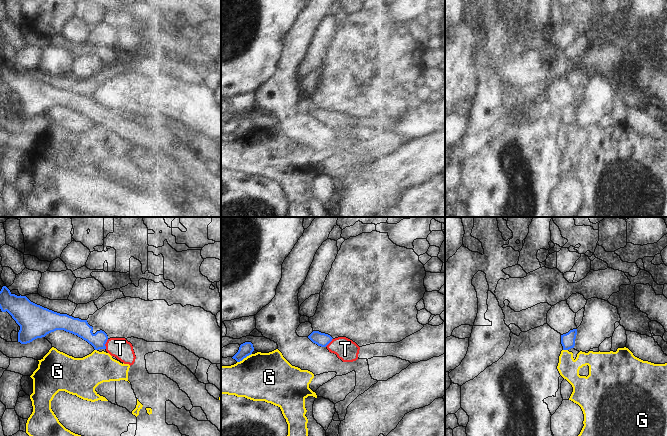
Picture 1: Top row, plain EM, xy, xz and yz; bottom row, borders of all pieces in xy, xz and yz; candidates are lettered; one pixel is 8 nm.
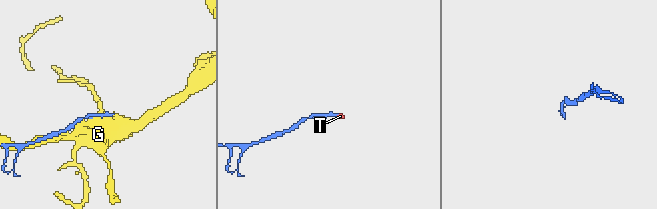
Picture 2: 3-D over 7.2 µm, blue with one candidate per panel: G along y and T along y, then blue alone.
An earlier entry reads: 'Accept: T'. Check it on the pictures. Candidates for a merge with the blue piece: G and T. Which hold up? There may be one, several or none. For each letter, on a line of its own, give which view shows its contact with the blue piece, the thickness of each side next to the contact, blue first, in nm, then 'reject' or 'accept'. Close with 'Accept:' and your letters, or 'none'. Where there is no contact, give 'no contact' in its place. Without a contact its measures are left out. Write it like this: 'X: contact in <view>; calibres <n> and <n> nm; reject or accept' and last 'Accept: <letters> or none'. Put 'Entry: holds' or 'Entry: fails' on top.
Entry: holds
G: contact in xz; calibres 110 and 380 nm; reject
T: contact in xy; calibres 140 and 160 nm; accept
Accept: T

